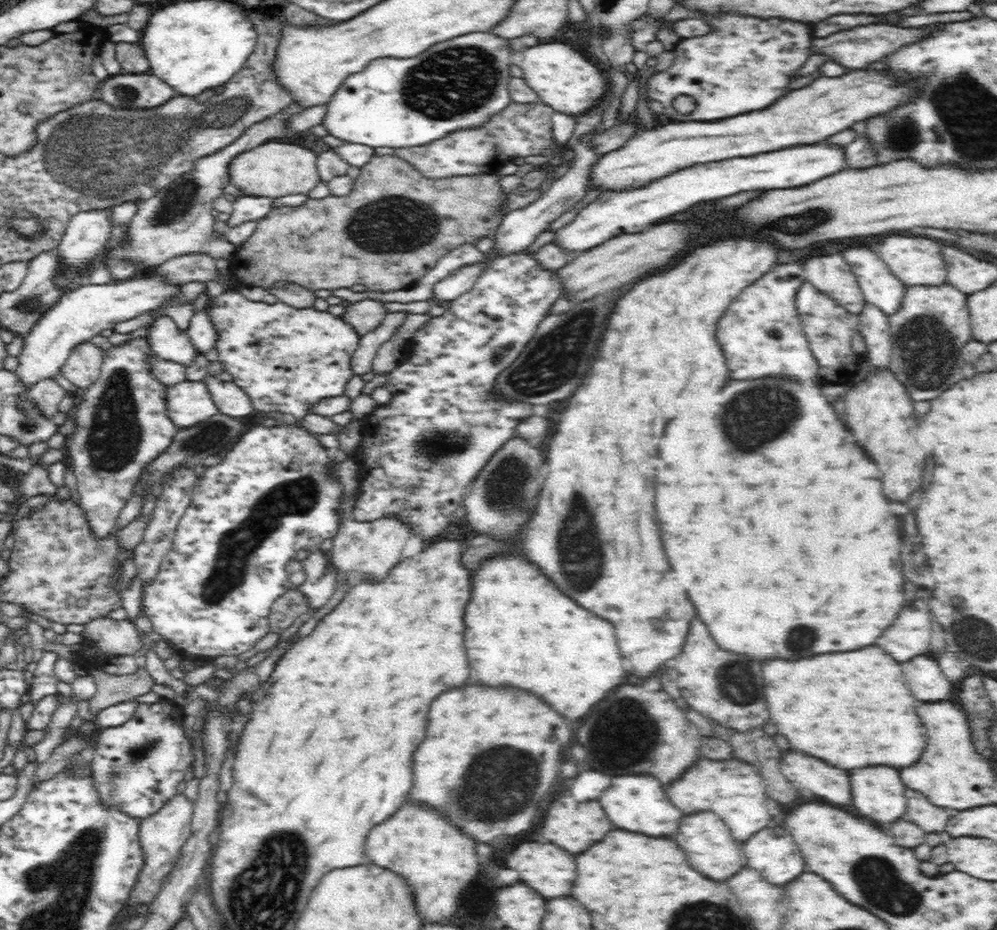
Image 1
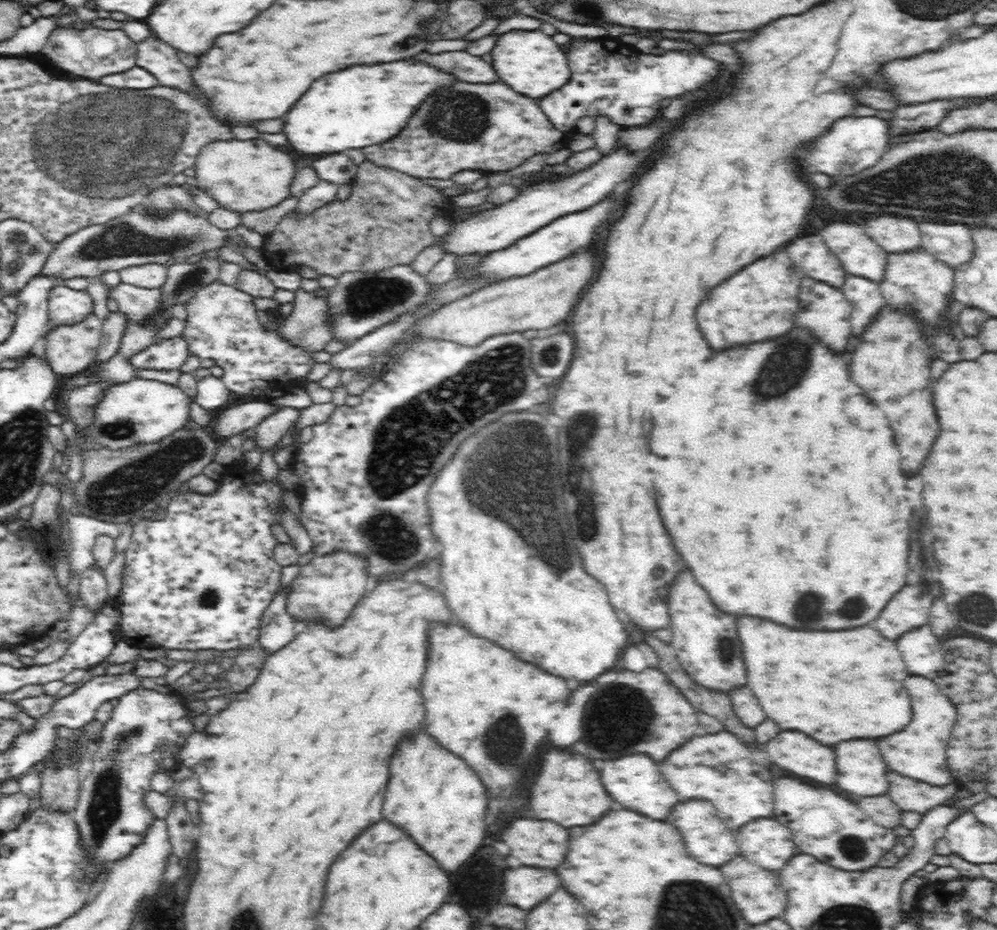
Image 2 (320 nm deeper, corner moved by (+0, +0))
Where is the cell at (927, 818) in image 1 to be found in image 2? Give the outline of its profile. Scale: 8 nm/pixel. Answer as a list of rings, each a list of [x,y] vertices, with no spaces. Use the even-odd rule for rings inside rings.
[[[894,771],[887,772],[887,780],[889,786],[886,794],[898,805],[898,808],[901,811],[909,810],[920,814],[951,802],[952,796],[962,789],[955,781],[950,783],[950,786],[934,786]]]

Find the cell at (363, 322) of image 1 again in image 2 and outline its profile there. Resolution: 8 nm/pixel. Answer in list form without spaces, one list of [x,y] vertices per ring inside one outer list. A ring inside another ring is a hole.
[[[297,288],[294,290],[295,300],[293,302],[294,309],[292,312],[282,318],[274,331],[278,334],[278,337],[282,337],[284,341],[288,343],[293,342],[294,346],[306,351],[319,351],[323,350],[324,346],[332,340],[332,333],[330,329],[324,325],[324,312],[327,311],[327,303],[323,298],[316,298],[312,293],[304,291],[304,289]]]

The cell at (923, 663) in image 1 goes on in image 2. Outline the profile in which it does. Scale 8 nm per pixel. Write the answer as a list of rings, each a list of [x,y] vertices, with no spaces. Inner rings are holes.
[[[929,623],[916,627],[896,641],[907,671],[920,676],[928,676],[930,672],[937,674],[943,666],[941,640],[932,632]]]

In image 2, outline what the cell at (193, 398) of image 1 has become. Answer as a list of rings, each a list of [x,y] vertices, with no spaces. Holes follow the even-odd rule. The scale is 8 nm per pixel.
[[[136,377],[126,383],[110,384],[104,388],[100,400],[94,404],[94,420],[88,426],[76,426],[79,439],[94,442],[100,448],[125,449],[142,443],[155,443],[191,420],[191,398],[180,387],[164,382]]]

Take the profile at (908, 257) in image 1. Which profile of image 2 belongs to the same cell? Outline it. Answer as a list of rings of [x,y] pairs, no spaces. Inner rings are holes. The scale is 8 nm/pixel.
[[[882,214],[862,222],[866,234],[887,253],[906,253],[921,246],[918,223],[910,218],[898,218]]]

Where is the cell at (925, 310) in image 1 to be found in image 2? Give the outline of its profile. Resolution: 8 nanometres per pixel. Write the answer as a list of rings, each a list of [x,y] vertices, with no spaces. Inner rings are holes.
[[[918,246],[906,253],[886,254],[884,276],[879,282],[879,287],[891,309],[913,310],[913,314],[925,324],[927,336],[931,338],[933,323],[940,322],[942,314],[948,314],[948,306],[953,300],[954,271],[924,247]]]

